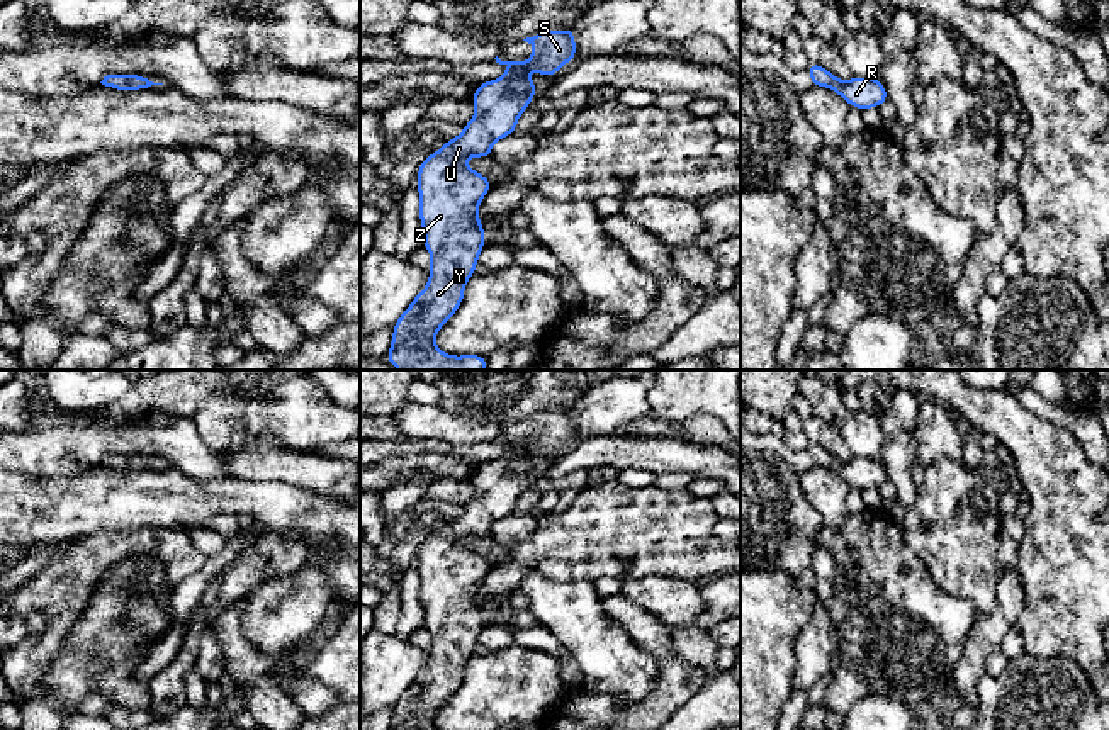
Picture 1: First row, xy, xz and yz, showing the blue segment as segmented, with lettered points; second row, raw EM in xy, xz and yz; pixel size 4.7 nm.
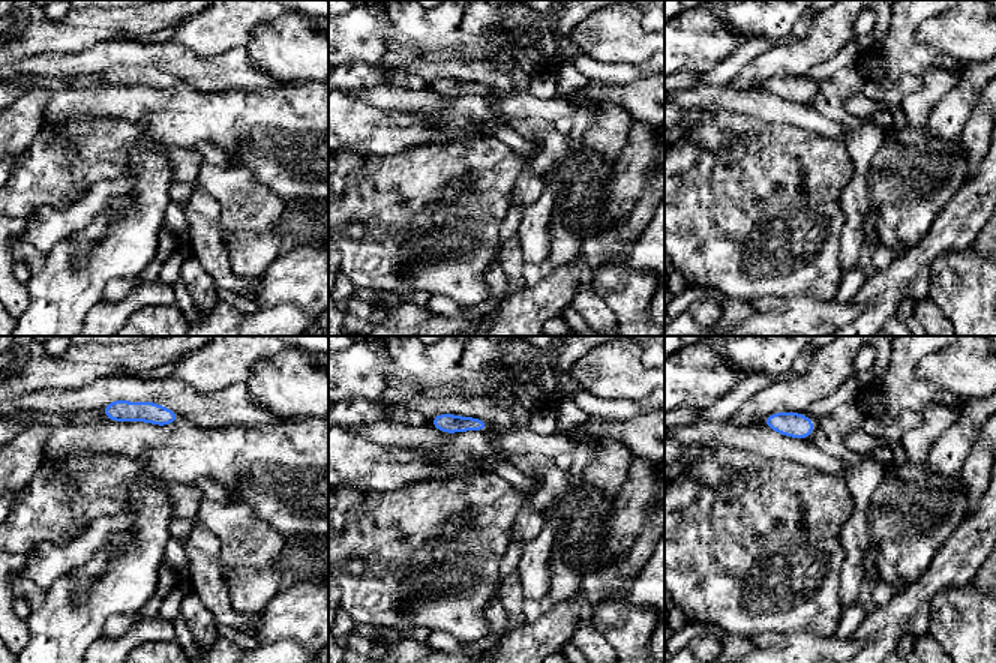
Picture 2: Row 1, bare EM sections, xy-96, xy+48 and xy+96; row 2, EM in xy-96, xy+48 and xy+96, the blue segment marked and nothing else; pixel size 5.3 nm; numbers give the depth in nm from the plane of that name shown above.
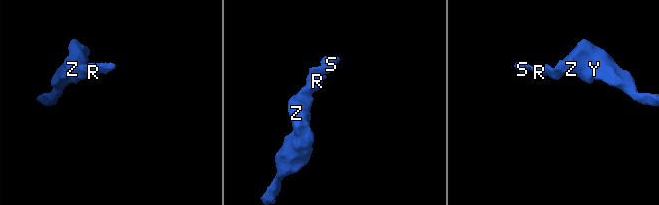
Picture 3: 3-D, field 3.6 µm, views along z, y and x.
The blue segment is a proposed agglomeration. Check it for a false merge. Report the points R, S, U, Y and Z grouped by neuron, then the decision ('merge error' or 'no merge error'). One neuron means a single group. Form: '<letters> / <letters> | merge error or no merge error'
R S U Y Z | no merge error

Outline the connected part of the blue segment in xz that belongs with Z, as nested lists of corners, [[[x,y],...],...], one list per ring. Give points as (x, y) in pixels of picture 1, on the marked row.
[[[569,27],[566,31],[545,31],[532,37],[523,39],[533,49],[535,54],[526,61],[501,61],[498,56],[496,63],[506,65],[508,71],[503,78],[496,78],[477,85],[474,95],[470,95],[476,105],[476,115],[464,126],[464,132],[453,139],[447,139],[445,146],[438,153],[428,154],[418,168],[418,192],[419,192],[419,219],[425,231],[423,246],[431,255],[430,280],[428,285],[414,297],[411,306],[401,314],[392,331],[392,345],[386,355],[386,360],[396,365],[399,370],[486,370],[487,358],[481,355],[452,357],[440,351],[435,345],[436,331],[455,314],[464,300],[464,287],[474,275],[477,258],[484,248],[484,229],[477,216],[477,205],[482,197],[491,190],[493,183],[481,173],[470,170],[465,163],[465,156],[491,158],[491,146],[511,132],[516,131],[518,117],[526,110],[528,102],[537,97],[537,85],[530,81],[530,71],[526,66],[533,66],[540,75],[552,76],[562,65],[577,58],[574,49],[576,34]]]

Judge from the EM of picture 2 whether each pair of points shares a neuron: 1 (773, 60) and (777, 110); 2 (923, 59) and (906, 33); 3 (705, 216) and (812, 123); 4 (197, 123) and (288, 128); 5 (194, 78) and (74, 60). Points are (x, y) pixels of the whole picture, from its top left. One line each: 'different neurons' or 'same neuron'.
1: different neurons
2: same neuron
3: different neurons
4: same neuron
5: same neuron

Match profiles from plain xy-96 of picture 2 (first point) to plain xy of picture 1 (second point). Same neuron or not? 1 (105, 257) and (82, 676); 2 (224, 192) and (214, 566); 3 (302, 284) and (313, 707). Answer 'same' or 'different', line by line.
1: same
2: different
3: different

